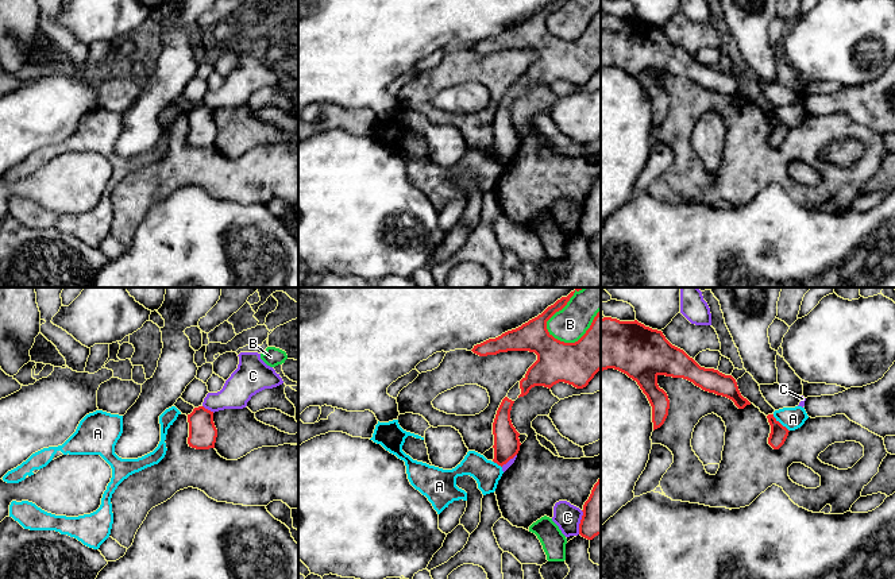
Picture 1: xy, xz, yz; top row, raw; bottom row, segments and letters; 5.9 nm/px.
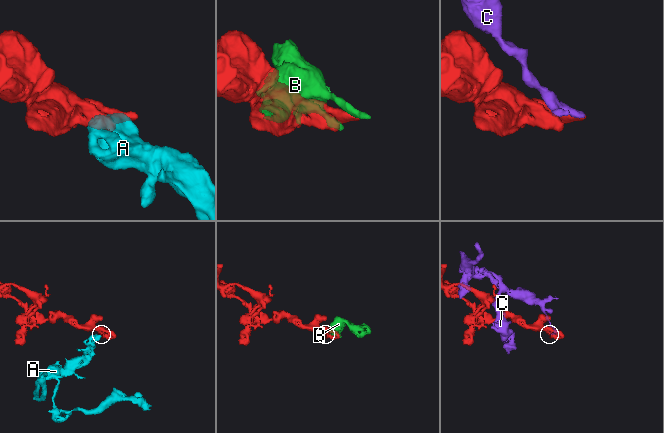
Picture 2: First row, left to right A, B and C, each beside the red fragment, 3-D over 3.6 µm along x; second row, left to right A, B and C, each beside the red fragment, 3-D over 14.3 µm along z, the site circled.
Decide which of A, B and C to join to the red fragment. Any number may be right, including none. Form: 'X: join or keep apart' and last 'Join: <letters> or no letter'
A: keep apart
B: keep apart
C: keep apart
Join: no letter

